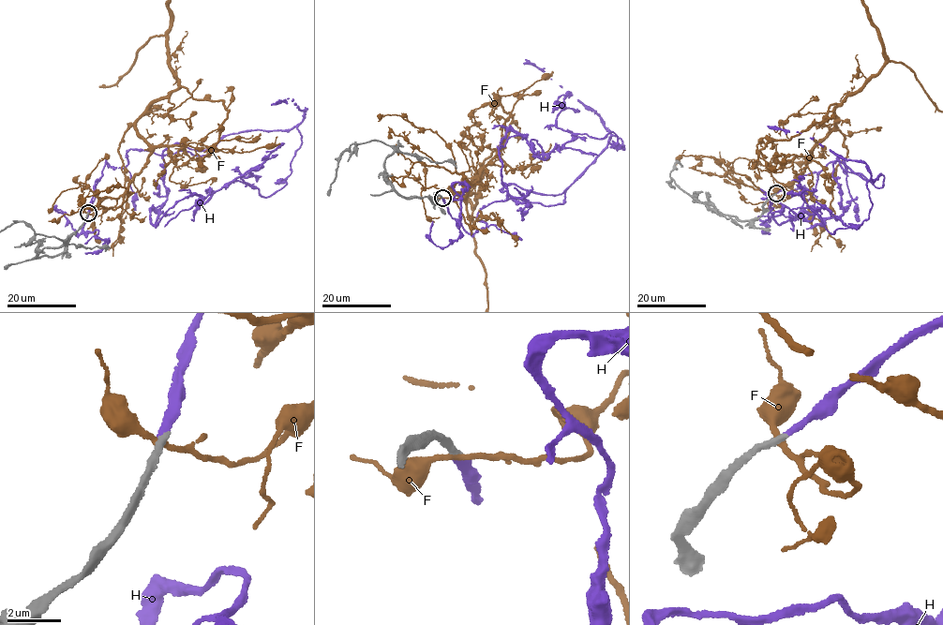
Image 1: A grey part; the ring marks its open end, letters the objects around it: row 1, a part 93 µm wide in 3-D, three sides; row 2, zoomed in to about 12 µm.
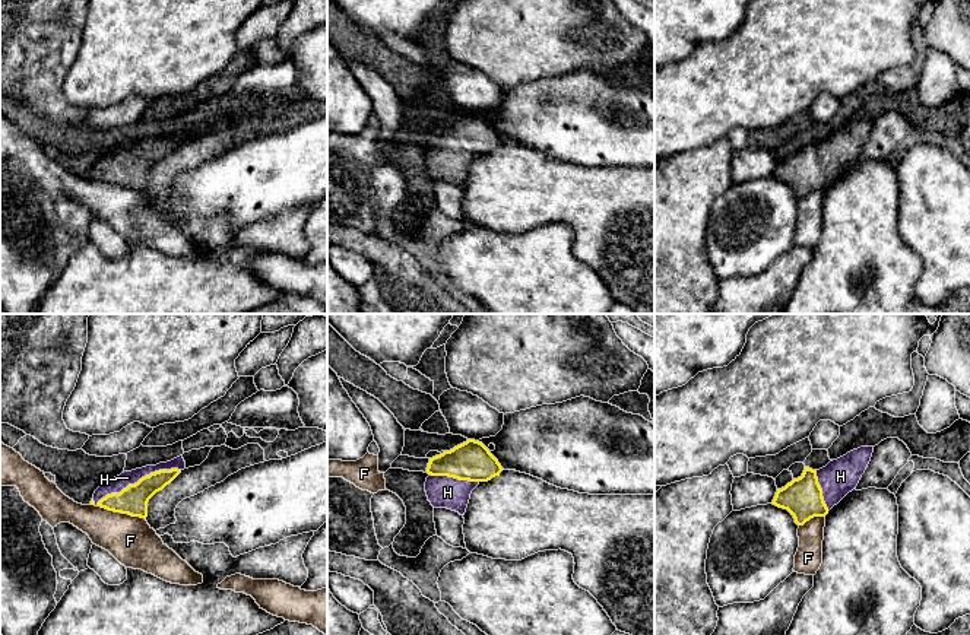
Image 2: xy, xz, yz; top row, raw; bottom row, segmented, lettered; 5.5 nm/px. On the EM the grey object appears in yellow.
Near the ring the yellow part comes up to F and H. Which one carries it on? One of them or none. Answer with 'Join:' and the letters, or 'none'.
Join: H

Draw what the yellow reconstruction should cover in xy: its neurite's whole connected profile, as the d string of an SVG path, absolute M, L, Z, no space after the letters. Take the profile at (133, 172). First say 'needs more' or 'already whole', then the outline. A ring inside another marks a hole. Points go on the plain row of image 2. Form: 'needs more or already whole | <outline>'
needs more | M180 128L167 136L124 145L98 161L91 178L146 193L149 172L184 142L186 134Z

